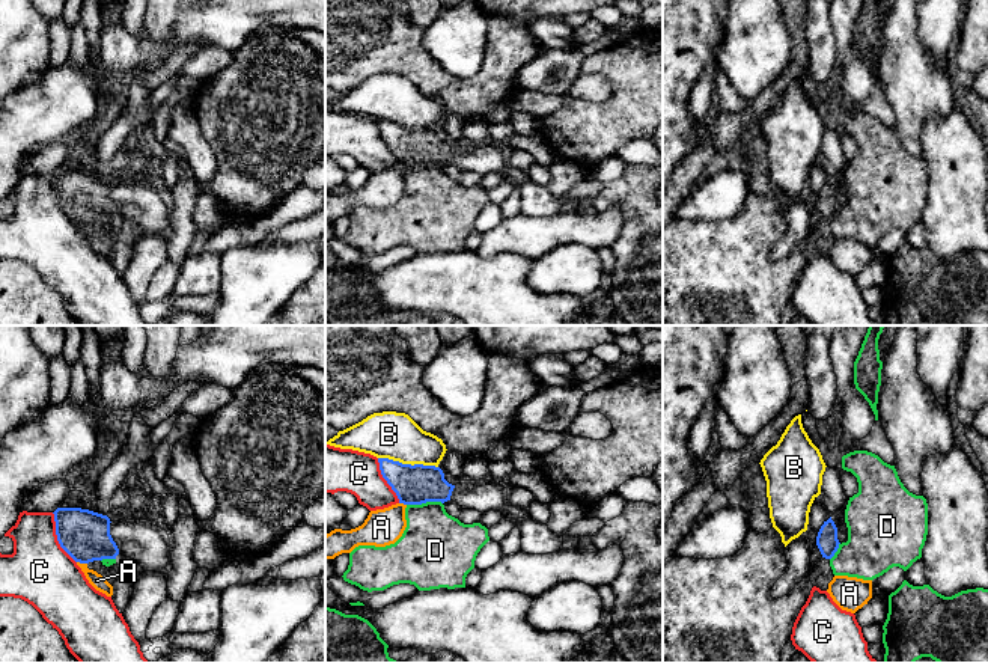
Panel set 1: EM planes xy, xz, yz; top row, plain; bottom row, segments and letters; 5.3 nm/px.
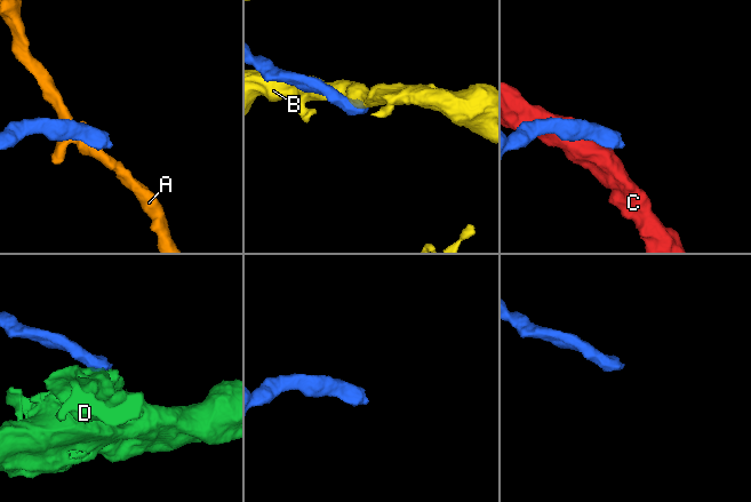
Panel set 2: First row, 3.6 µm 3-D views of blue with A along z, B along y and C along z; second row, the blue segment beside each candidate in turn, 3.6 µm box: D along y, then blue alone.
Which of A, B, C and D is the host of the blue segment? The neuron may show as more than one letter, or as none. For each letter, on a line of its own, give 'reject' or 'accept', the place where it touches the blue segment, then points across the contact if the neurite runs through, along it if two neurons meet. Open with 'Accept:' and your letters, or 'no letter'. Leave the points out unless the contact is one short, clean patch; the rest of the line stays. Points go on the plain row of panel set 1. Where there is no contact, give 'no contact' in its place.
Accept: no letter
A: reject; meets blue in xy at (82, 225); border along xy (77, 223), (86, 226)
B: reject; meets blue in xz at (408, 127)
C: reject; meets blue in xy at (57, 201)
D: reject; meets blue in xz at (423, 164); border along xz (442, 164), (407, 168)

